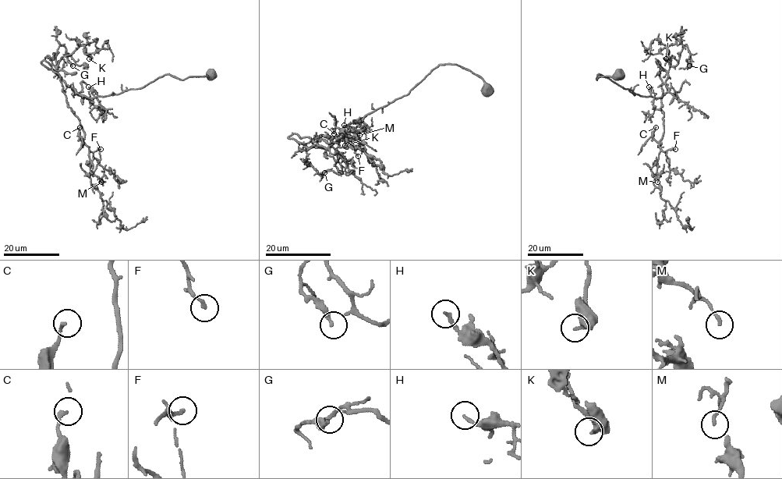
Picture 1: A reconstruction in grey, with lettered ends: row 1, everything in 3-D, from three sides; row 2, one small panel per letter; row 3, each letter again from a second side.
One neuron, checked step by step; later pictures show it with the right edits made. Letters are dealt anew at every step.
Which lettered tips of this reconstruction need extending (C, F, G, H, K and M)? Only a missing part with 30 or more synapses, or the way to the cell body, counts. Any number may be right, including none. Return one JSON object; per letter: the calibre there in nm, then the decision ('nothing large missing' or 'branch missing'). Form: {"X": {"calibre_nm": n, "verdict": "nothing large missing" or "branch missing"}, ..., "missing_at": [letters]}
{"C": {"calibre_nm": 160, "verdict": "nothing large missing"}, "F": {"calibre_nm": 190, "verdict": "branch missing"}, "G": {"calibre_nm": 180, "verdict": "nothing large missing"}, "H": {"calibre_nm": 170, "verdict": "nothing large missing"}, "K": {"calibre_nm": 240, "verdict": "nothing large missing"}, "M": {"calibre_nm": 150, "verdict": "nothing large missing"}, "missing_at": ["F"]}

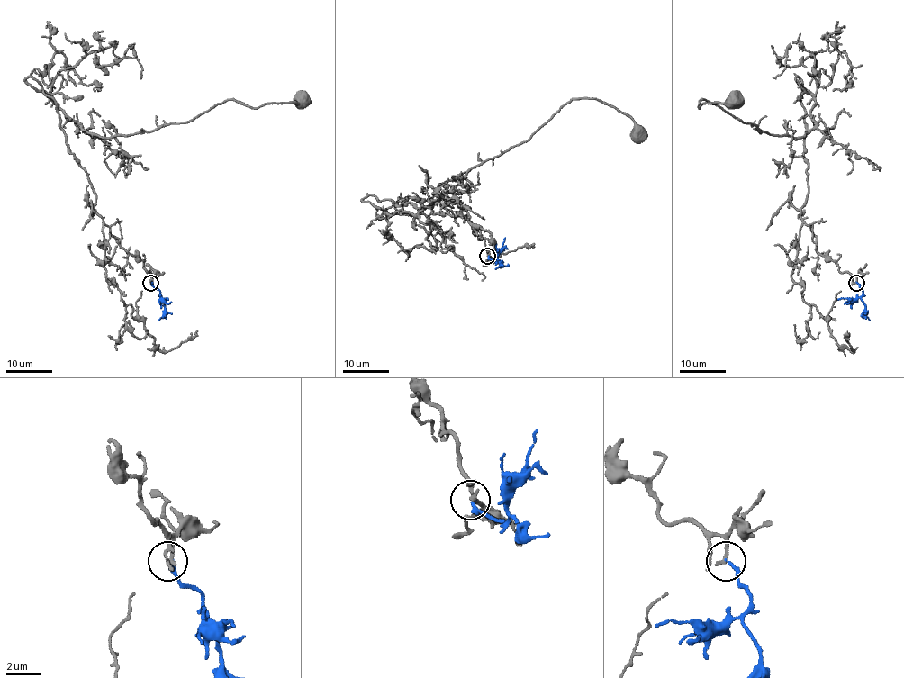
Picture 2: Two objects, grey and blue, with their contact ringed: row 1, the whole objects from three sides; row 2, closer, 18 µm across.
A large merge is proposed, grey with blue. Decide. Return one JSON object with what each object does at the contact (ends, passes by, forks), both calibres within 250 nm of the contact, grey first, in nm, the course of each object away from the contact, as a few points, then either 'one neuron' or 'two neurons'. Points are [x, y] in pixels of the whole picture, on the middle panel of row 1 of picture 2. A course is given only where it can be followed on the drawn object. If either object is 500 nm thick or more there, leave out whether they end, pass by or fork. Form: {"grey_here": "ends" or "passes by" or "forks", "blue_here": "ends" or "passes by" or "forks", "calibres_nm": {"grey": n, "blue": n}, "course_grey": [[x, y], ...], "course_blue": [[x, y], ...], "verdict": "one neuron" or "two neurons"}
{"grey_here": "ends", "blue_here": "ends", "calibres_nm": {"grey": 260, "blue": 220}, "course_grey": [[488, 256], [467, 220], [437, 199], [362, 199], [416, 214], [572, 100], [606, 103], [636, 131]], "course_blue": [[488, 257], [501, 262], [495, 269]], "verdict": "one neuron"}

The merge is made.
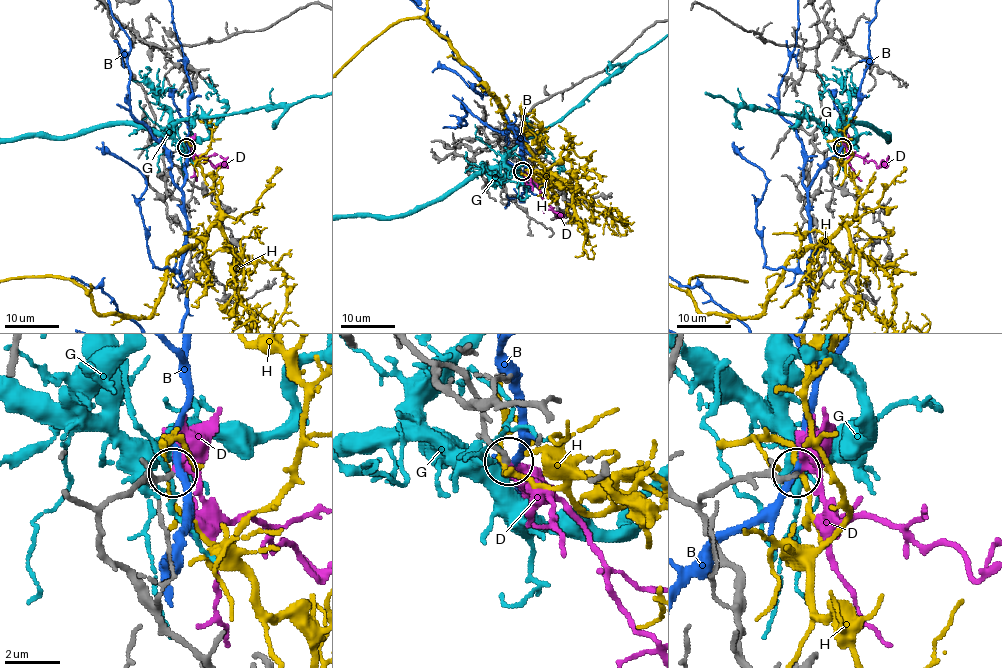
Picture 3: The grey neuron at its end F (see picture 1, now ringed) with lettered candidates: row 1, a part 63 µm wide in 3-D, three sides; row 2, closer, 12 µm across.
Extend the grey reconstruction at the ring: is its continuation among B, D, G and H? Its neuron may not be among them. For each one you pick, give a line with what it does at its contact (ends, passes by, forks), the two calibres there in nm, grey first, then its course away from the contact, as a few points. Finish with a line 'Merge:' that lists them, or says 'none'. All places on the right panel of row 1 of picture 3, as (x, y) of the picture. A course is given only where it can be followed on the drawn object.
D: it ends; calibres 190 and 420 nm; course (843, 147), (851, 155), (873, 160), (878, 167), (888, 155)
Merge: D

